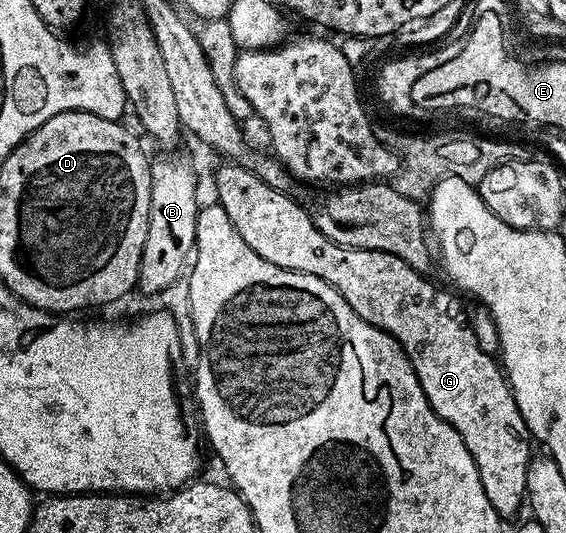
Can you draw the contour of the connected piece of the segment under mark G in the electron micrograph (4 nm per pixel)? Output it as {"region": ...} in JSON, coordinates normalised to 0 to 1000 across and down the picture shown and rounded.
{"region":[[[401,302],[396,308],[380,328],[378,371],[394,386],[398,400],[405,400],[405,415],[412,415],[412,430],[426,437],[433,460],[440,460],[454,482],[468,482],[468,490],[496,505],[546,512],[574,527],[602,550],[631,595],[693,629],[730,685],[737,715],[744,715],[744,730],[761,765],[788,794],[800,797],[807,812],[814,812],[814,827],[822,827],[822,842],[829,842],[843,872],[843,887],[850,887],[850,910],[857,910],[857,932],[864,932],[871,955],[878,955],[878,962],[890,970],[913,964],[917,949],[926,949],[931,932],[931,889],[942,859],[938,809],[928,797],[928,782],[920,782],[920,767],[913,767],[910,741],[903,735],[887,687],[876,668],[873,674],[846,645],[837,617],[825,608],[818,593],[820,563],[802,544],[781,546],[767,538],[753,514],[733,508],[716,490],[708,490],[708,482],[694,482],[694,475],[595,460],[578,448],[567,430],[560,430],[548,394],[541,386],[535,390],[525,375],[512,373],[507,358],[491,358],[482,355],[482,347],[468,347],[468,340],[461,340],[461,332],[454,332],[442,311],[428,313],[428,304]]]}

